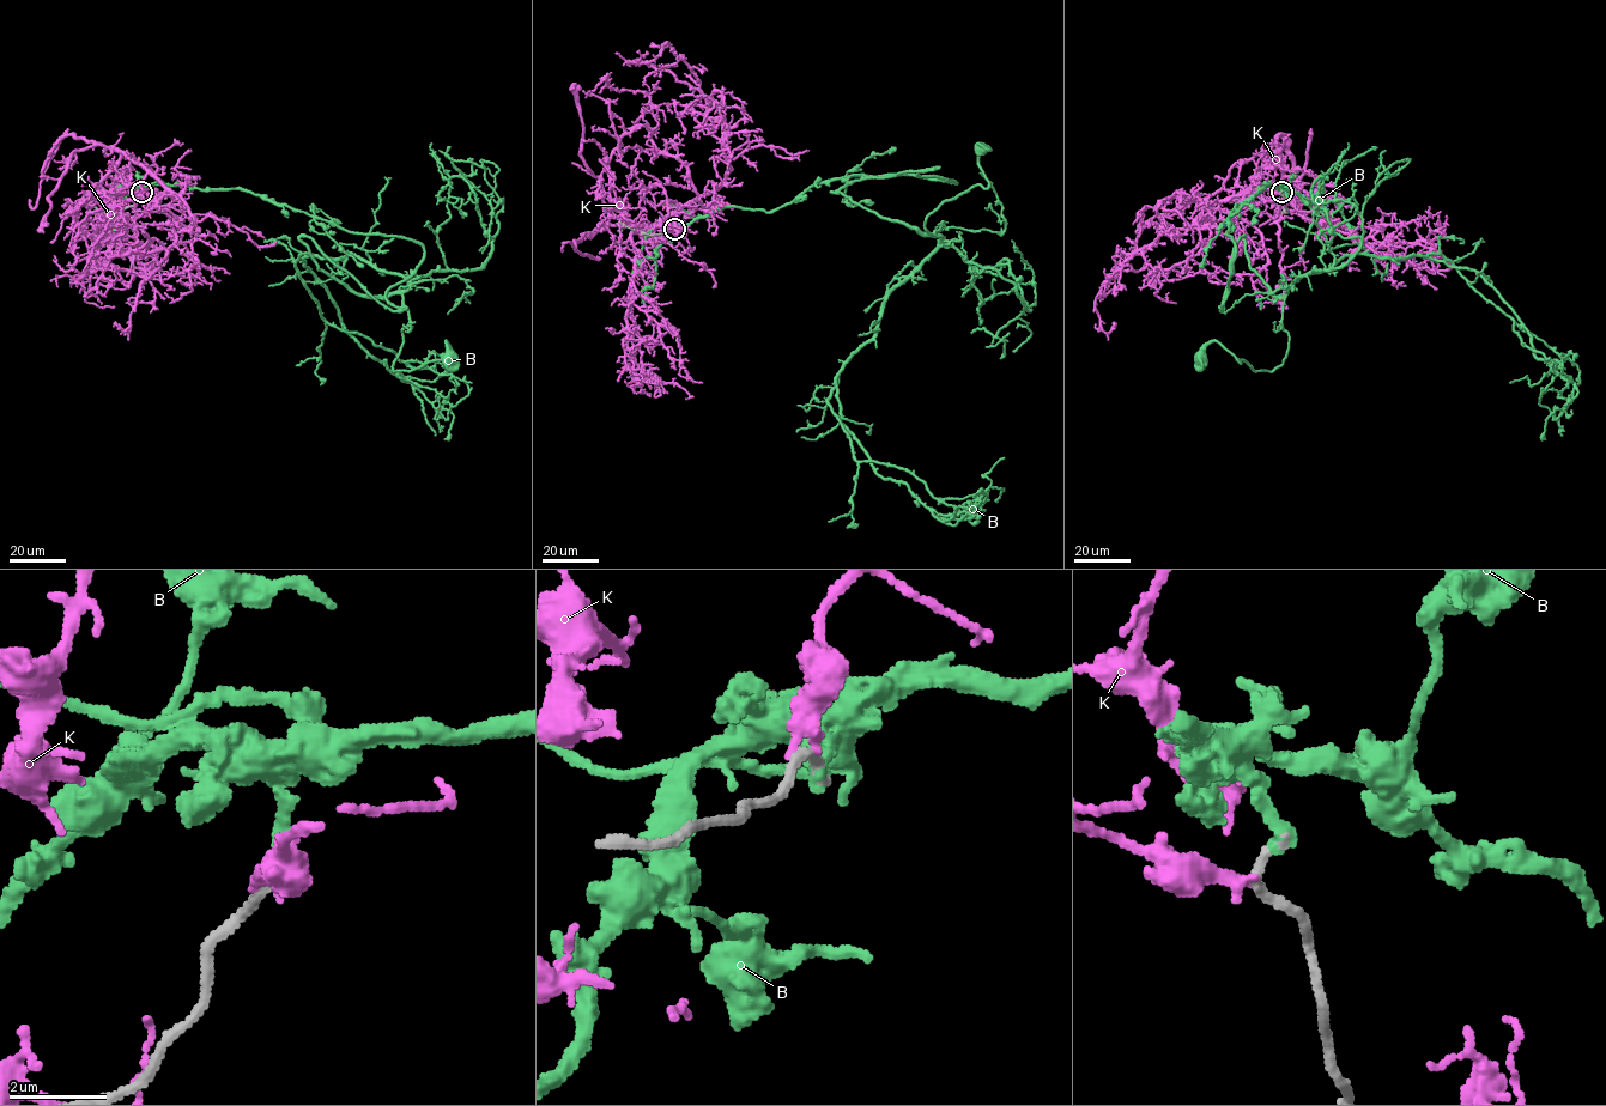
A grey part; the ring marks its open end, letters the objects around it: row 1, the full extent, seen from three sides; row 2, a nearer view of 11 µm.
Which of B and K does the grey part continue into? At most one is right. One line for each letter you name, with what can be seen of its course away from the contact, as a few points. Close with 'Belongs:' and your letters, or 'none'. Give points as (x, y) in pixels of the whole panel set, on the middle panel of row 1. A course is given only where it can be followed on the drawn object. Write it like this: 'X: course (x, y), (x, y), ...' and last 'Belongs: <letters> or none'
B: course (674, 229), (841, 177), (956, 183), (933, 168), (831, 192), (935, 237), (943, 202), (988, 187), (981, 149)
Belongs: B

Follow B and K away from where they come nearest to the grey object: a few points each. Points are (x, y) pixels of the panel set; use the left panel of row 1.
B: (141, 192), (246, 189), (417, 241), (394, 311), (298, 238), (357, 293), (401, 295), (394, 371), (449, 356)
K: (140, 193), (147, 174), (165, 188), (146, 202), (100, 193), (77, 208), (94, 261), (85, 301), (114, 307)

